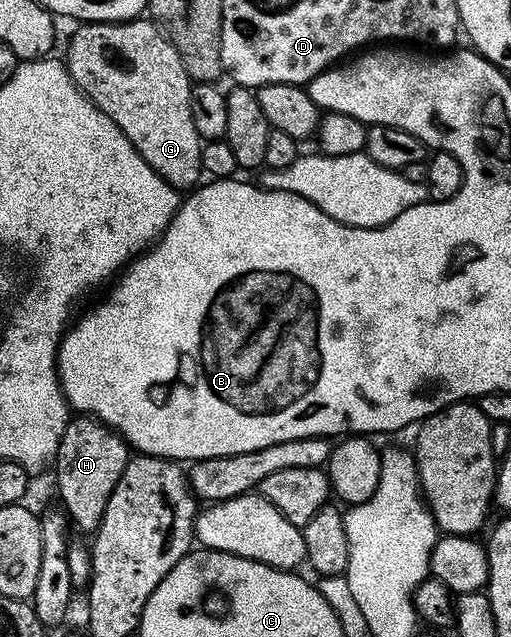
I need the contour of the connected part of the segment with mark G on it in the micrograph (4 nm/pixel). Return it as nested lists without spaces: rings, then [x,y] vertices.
[[[143,16],[132,18],[130,22],[89,22],[78,29],[67,46],[65,57],[67,71],[77,88],[98,110],[105,112],[121,132],[125,132],[133,148],[141,152],[145,164],[149,164],[155,174],[164,178],[176,191],[190,191],[203,174],[201,152],[204,139],[200,138],[197,127],[193,125],[193,111],[189,109],[193,83],[181,64],[177,48],[173,48],[167,35],[154,21]]]

